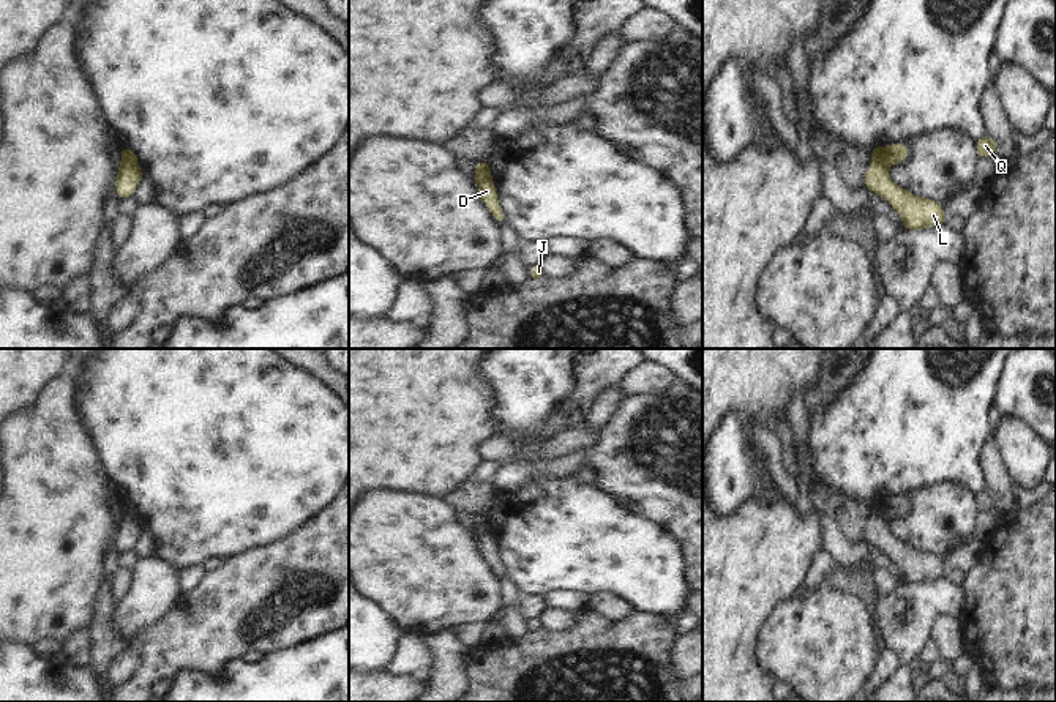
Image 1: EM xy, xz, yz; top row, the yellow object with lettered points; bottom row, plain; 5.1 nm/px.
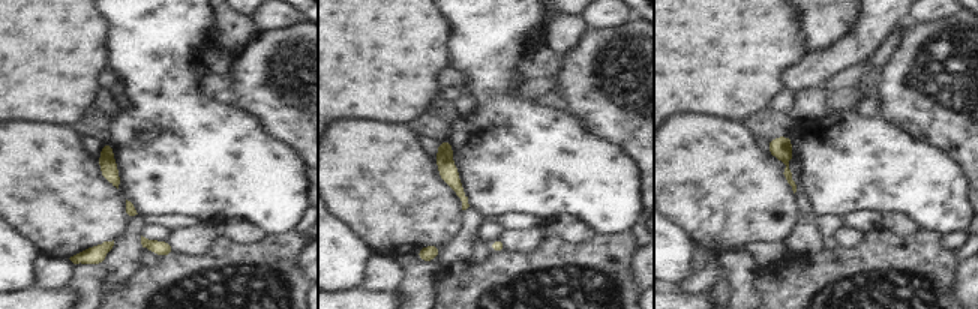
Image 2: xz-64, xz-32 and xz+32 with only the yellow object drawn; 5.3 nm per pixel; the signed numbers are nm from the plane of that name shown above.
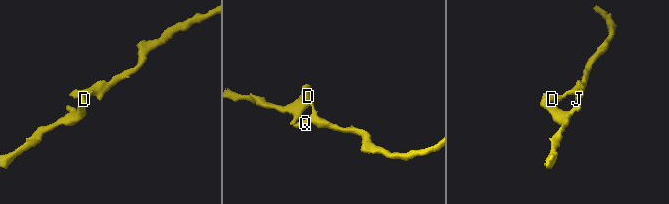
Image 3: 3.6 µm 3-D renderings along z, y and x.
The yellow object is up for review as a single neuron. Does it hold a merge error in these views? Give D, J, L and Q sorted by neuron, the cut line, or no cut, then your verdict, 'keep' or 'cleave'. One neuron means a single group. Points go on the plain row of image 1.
D J Q / L; cut in xz along (488, 518), (475, 529); cleave

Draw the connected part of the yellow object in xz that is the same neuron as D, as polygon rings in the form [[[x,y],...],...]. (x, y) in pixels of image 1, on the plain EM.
[[[485,521],[481,528],[475,528],[474,535],[478,540],[478,547],[481,555],[488,560],[494,573],[502,579],[507,576],[505,568],[500,562],[500,557],[497,554],[497,543],[492,536],[492,525],[491,521]]]

